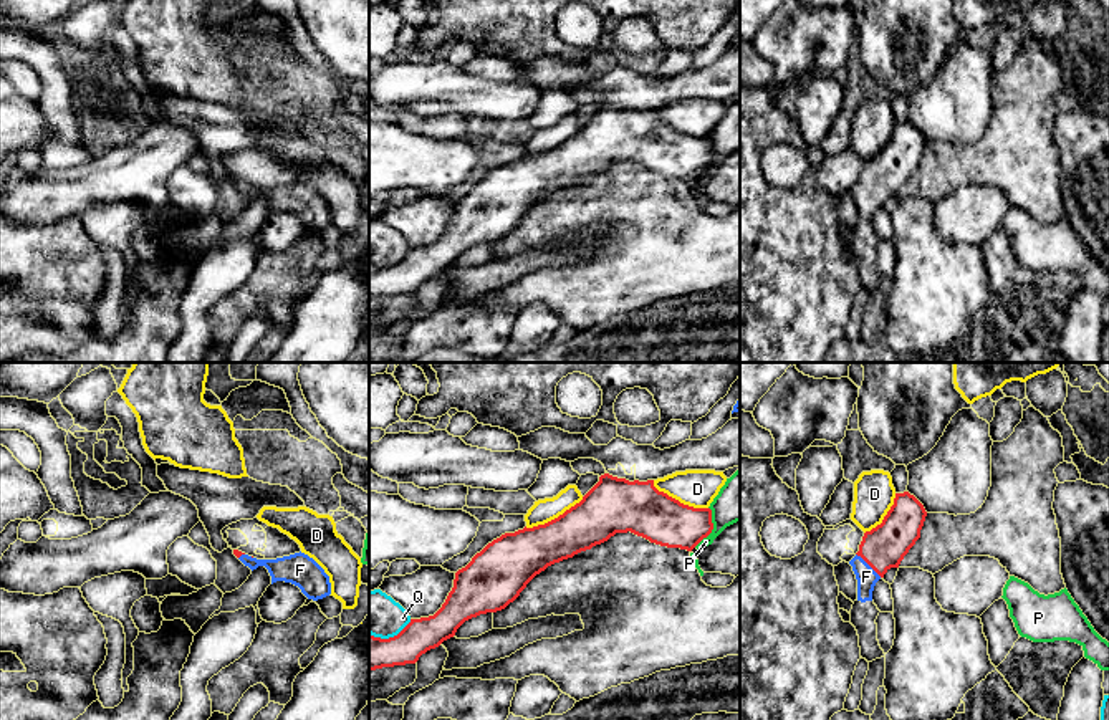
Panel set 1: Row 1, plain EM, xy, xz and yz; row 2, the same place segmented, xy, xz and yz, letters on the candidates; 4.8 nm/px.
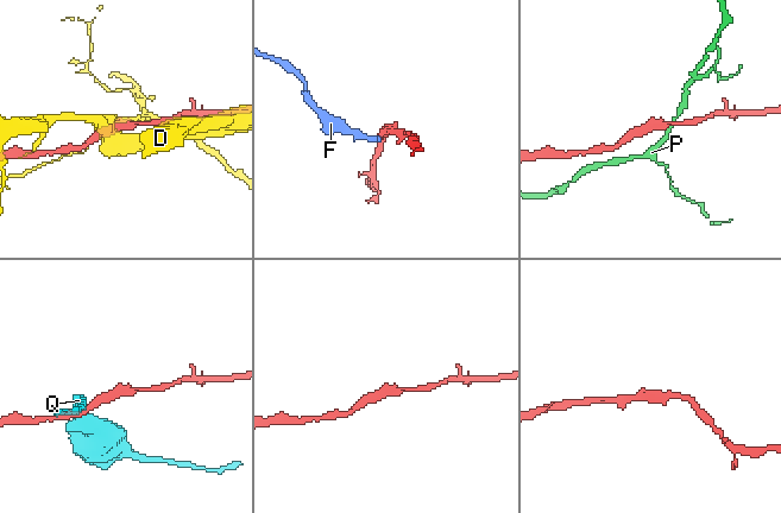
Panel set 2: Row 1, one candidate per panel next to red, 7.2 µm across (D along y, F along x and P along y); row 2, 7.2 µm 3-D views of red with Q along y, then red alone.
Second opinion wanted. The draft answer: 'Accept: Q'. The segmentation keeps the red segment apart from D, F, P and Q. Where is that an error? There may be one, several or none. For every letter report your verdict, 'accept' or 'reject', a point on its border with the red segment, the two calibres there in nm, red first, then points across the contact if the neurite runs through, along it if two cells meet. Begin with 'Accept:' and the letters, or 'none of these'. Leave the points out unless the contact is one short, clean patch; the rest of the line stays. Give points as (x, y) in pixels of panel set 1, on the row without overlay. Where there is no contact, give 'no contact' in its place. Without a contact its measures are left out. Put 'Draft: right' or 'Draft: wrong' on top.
Draft: wrong
Accept: F
D: reject; contact xz (677, 129); calibres 260 and 180 nm
F: accept; contact yz (869, 194); calibres 220 and 100 nm; way yz (884, 176), (869, 194), (866, 206)
P: reject; contact xz (712, 158); calibres 240 and 200 nm; border xz (709, 136), (712, 159), (694, 176)
Q: reject; contact xz (389, 267); calibres 170 and 220 nm; border xz (411, 249), (393, 265), (374, 267), (369, 264)

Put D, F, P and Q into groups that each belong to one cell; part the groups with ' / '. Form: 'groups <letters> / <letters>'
groups D / F / P / Q

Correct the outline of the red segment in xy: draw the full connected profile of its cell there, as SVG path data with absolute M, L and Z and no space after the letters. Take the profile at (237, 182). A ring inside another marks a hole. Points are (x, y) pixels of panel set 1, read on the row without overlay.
M233 179L233 184L252 200L265 195L271 205L271 214L285 210L298 215L308 228L318 230L331 223L329 205L301 180L276 189L257 189L238 179Z

